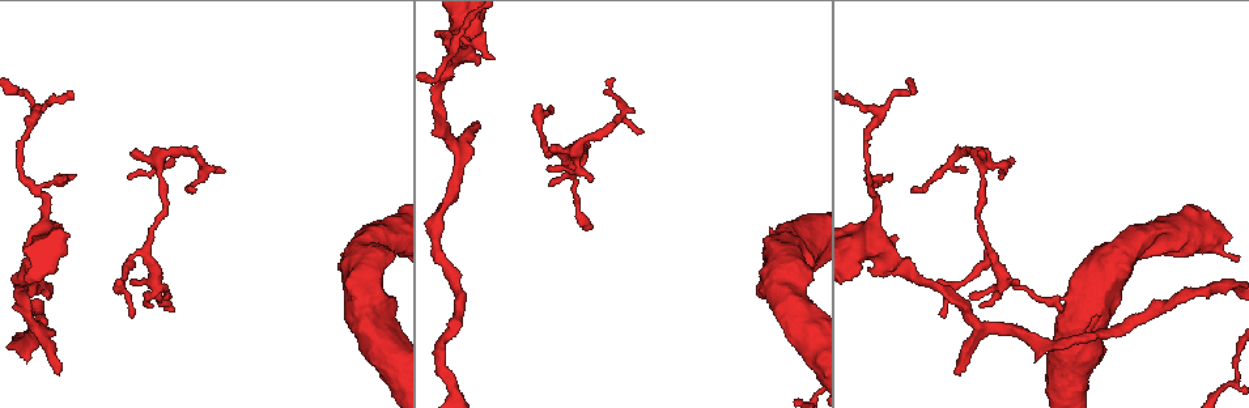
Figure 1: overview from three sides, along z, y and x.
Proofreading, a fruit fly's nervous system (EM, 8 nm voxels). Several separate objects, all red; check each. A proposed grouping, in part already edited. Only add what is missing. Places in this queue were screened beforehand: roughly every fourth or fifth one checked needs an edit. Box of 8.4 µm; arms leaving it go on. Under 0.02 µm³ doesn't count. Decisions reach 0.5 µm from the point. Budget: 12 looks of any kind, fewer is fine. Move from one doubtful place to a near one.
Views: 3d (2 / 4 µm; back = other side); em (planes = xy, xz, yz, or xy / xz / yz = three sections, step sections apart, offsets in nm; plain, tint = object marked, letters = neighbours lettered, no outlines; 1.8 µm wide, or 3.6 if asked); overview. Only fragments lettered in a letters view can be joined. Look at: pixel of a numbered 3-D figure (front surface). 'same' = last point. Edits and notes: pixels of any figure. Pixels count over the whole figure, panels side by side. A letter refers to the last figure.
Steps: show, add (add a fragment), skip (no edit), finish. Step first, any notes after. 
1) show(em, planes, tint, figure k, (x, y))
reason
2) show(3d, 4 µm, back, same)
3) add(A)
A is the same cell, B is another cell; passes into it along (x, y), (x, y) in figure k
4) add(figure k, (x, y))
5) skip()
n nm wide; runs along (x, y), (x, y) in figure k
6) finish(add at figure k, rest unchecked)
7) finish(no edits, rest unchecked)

show(3d, 4 µm, figure 1, (981, 308))
an open end

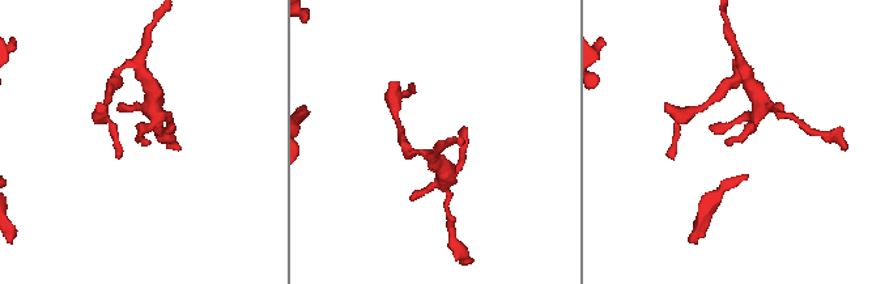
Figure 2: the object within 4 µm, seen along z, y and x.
show(em, planes, letters, figure 2, (726, 144))

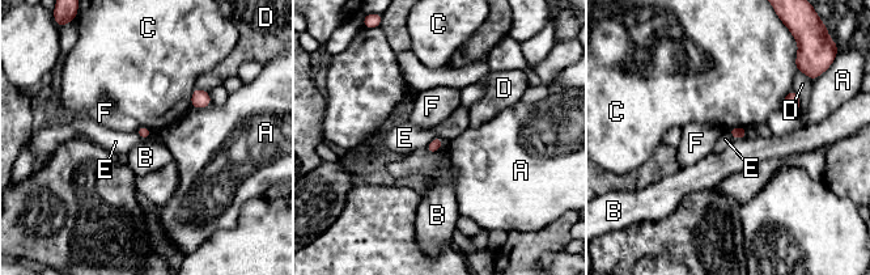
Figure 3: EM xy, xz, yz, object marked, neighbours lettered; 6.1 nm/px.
skip()
D touches over 150 nm; A, B, C, D, E and F are other cells; no lettered fragment goes on from it

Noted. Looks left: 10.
show(3d, 2 µm, figure 1, (26, 267))

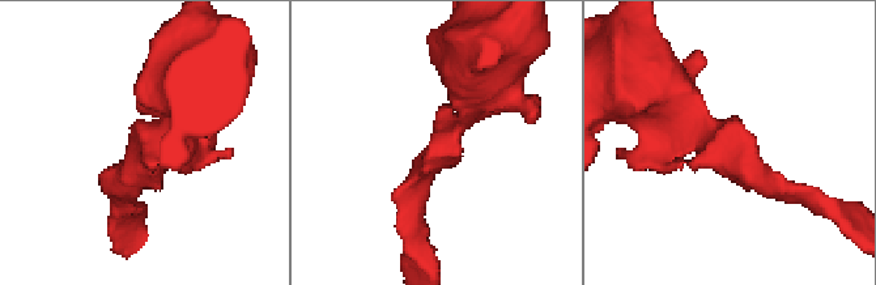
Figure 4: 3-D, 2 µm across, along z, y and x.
show(em, planes, plain, figure 4, (443, 146))

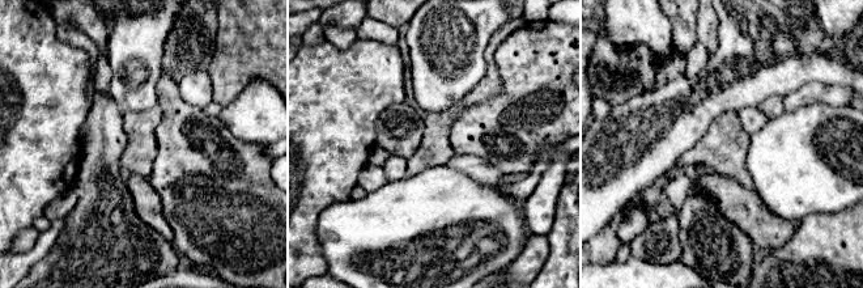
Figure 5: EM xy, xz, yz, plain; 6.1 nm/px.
show(em, planes, letters, same)

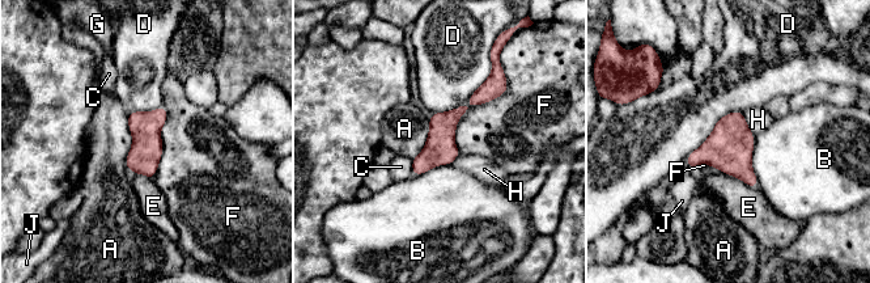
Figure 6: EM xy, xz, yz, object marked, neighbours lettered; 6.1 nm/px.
skip()
A, B, C, D, E, F, G, H and J are other cells; border along (127, 113), (128, 169) in figure 6; no lettered fragment goes on from it

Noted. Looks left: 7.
show(3d, 2 µm, figure 1, (489, 57))
an open end

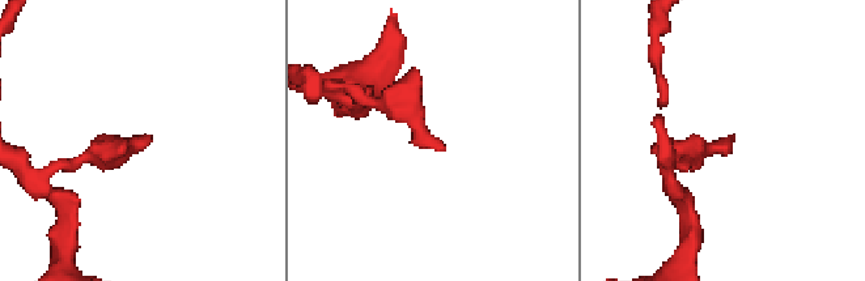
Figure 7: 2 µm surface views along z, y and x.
show(em, planes, plain, figure 7, (732, 137))

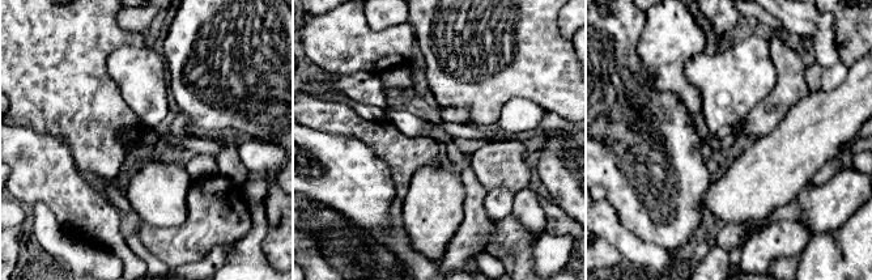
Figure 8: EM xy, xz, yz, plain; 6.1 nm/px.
show(em, planes, letters, same)
what lies round it

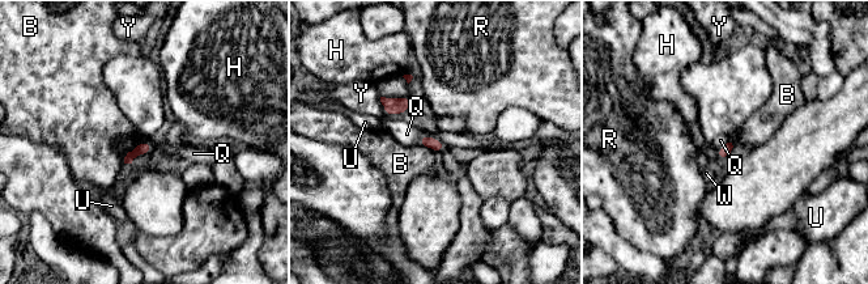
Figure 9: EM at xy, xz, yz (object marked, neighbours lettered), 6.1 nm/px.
skip()
70 nm wide; B, H, Q, R, U, W and Y are other cells; border along (140, 143), (127, 153), (123, 162) in figure 9; none of them fits

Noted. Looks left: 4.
show(em, planes, letters, figure 1, (551, 148))
branch stops here

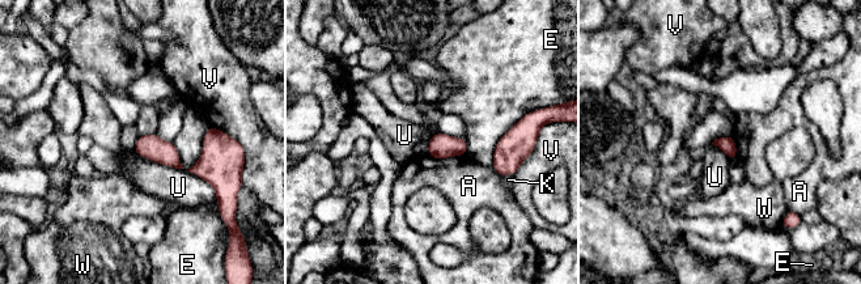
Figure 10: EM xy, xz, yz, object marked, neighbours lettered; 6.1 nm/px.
skip()
A, E, K, U, V and W are other cells; border along (134, 149), (147, 159), (182, 169) in figure 10; none of them fits

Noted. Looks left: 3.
show(3d, 4 µm, figure 1, (478, 121))

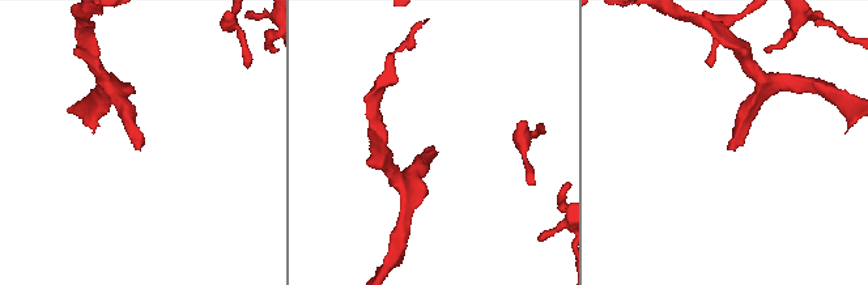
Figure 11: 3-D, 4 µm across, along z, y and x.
show(em, planes, letters, figure 11, (732, 148))

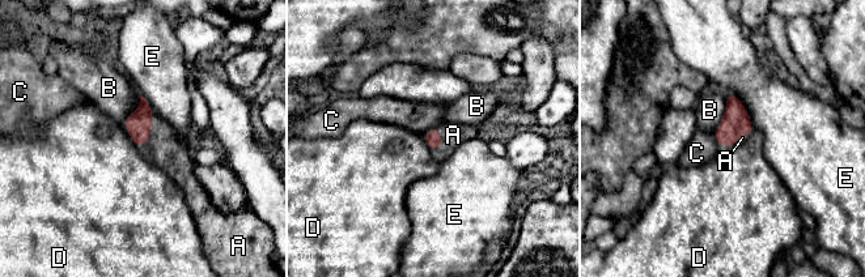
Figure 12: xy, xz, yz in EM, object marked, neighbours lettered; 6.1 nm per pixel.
add(A)
A is the same cell, B, C, D and E are other cells; the neuron continues

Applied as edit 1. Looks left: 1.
finish(add at figure 12, rest unchecked)

